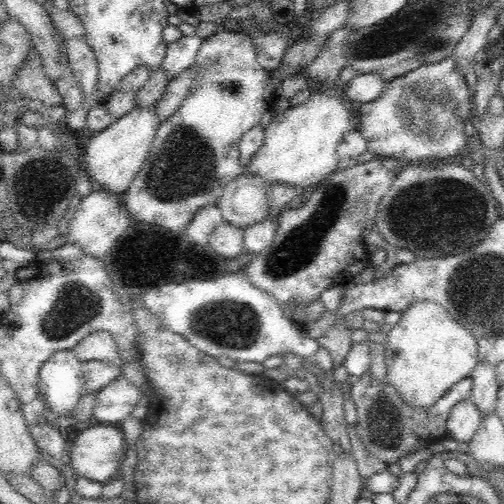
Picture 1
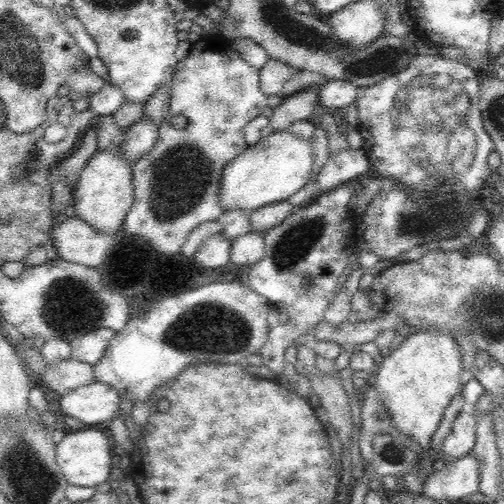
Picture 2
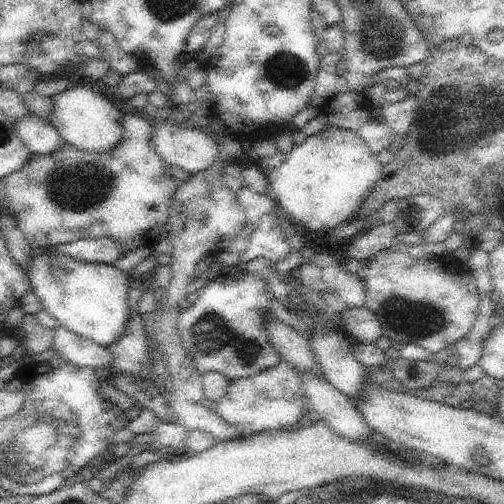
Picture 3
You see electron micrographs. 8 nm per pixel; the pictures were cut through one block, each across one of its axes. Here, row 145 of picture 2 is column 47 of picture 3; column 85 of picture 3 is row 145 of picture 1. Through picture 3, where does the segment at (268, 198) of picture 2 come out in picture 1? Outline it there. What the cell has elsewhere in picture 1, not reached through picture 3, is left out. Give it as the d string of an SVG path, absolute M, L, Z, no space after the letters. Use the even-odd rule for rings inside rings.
M318 86L308 92L306 102L298 106L280 106L278 116L264 130L264 144L252 156L248 172L262 176L270 184L290 184L296 188L316 186L328 178L338 166L338 144L344 134L354 128L350 120L350 104L342 92L330 86Z

